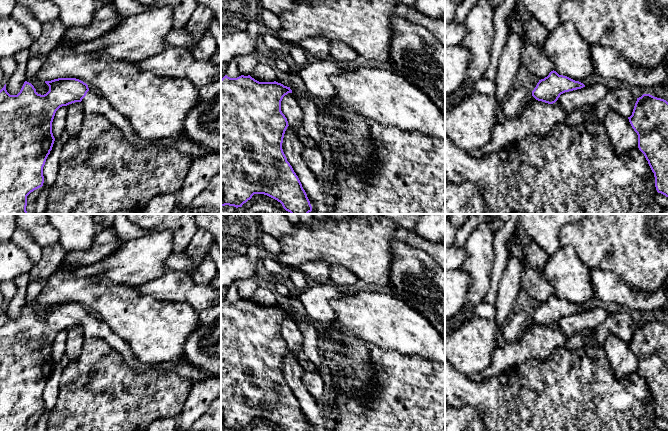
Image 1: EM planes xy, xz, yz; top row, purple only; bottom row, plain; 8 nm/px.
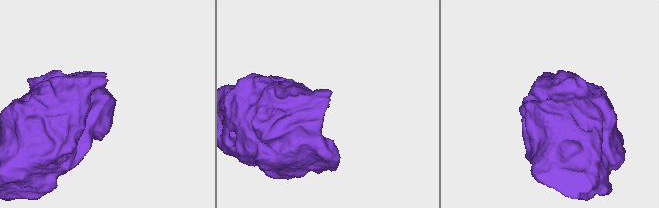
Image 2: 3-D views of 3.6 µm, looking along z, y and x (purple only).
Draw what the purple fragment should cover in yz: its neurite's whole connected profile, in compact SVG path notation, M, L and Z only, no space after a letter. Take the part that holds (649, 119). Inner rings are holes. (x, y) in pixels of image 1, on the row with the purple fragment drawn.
M643 94L628 119L638 135L638 148L654 173L657 192L668 197L668 102Z

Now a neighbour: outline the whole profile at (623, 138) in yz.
M610 110L606 114L604 126L618 156L624 156L638 146L638 135L627 117Z

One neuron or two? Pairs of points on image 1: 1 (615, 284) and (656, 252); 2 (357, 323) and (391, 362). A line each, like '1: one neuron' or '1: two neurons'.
1: two neurons
2: two neurons

